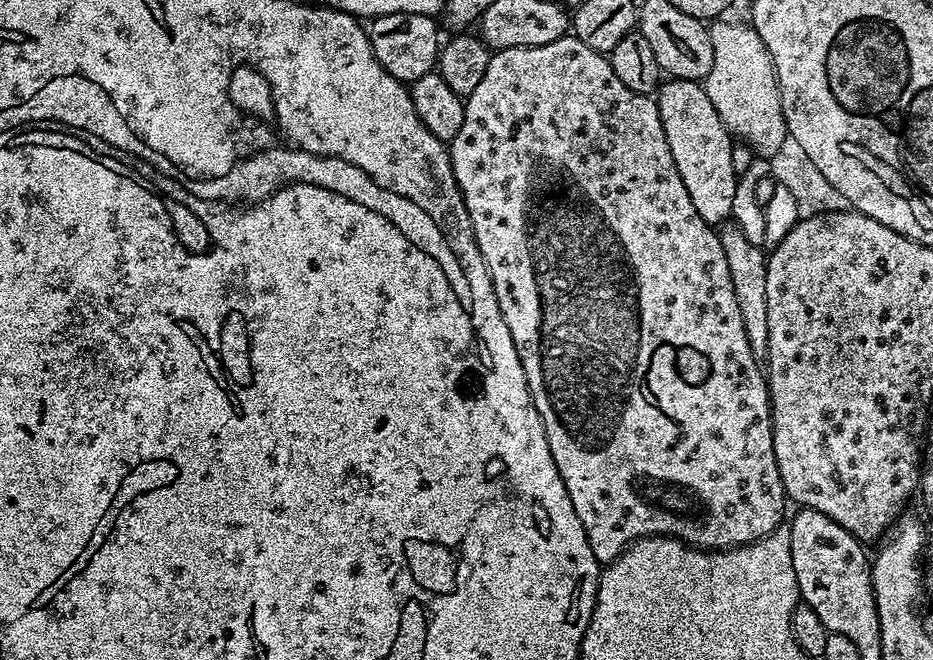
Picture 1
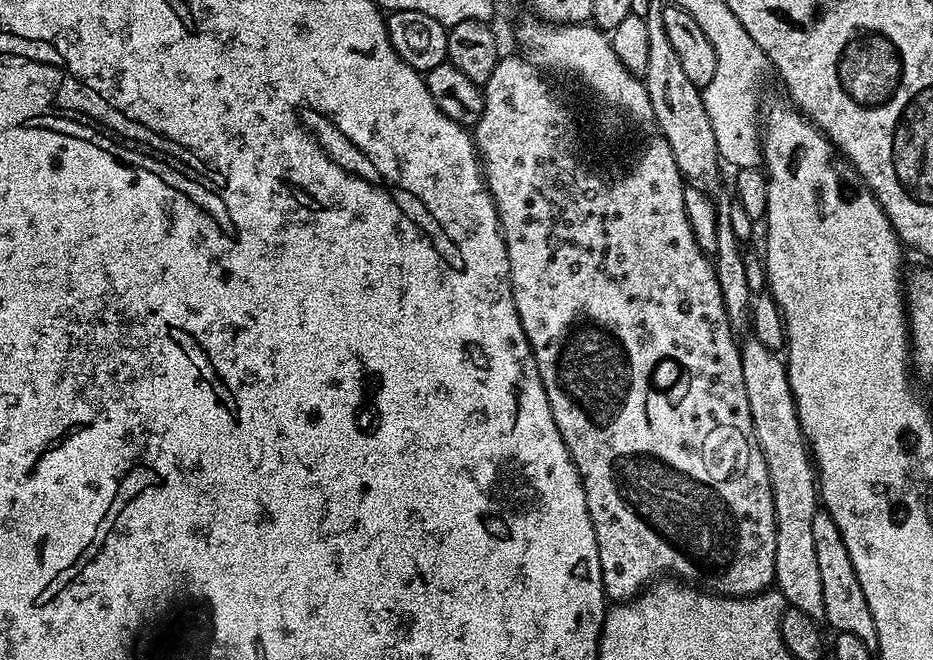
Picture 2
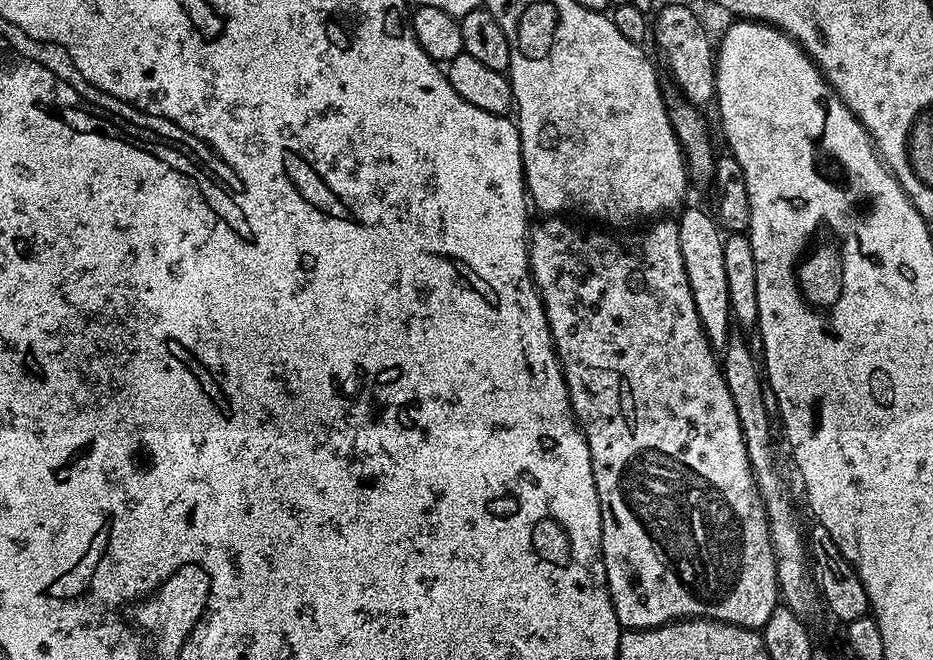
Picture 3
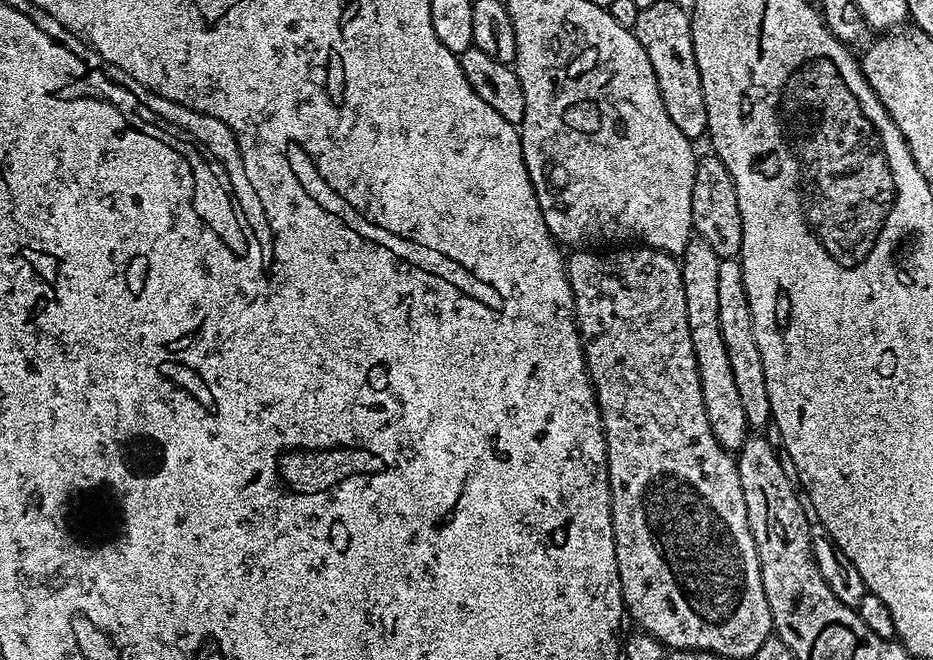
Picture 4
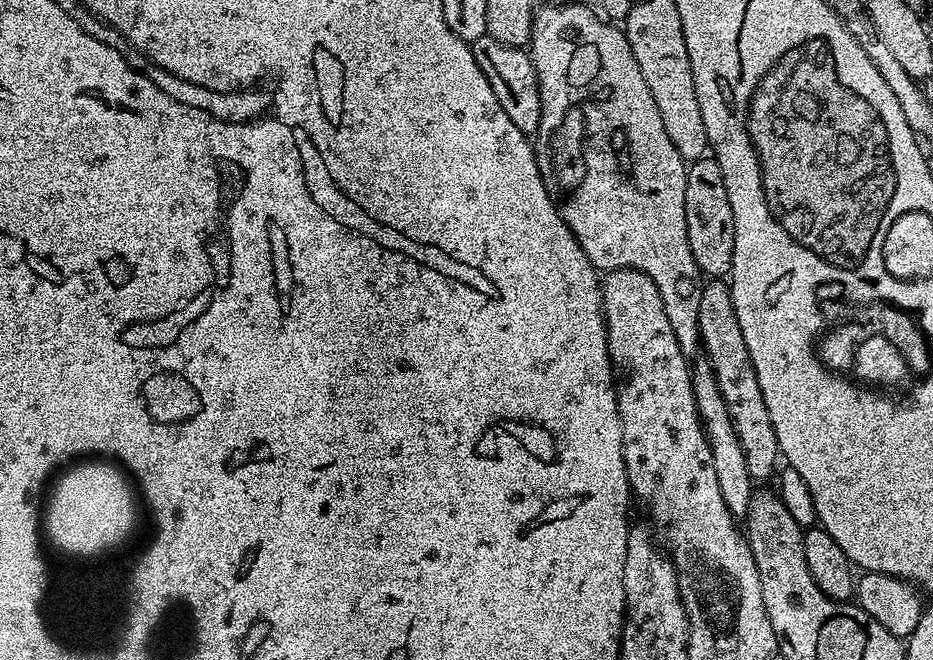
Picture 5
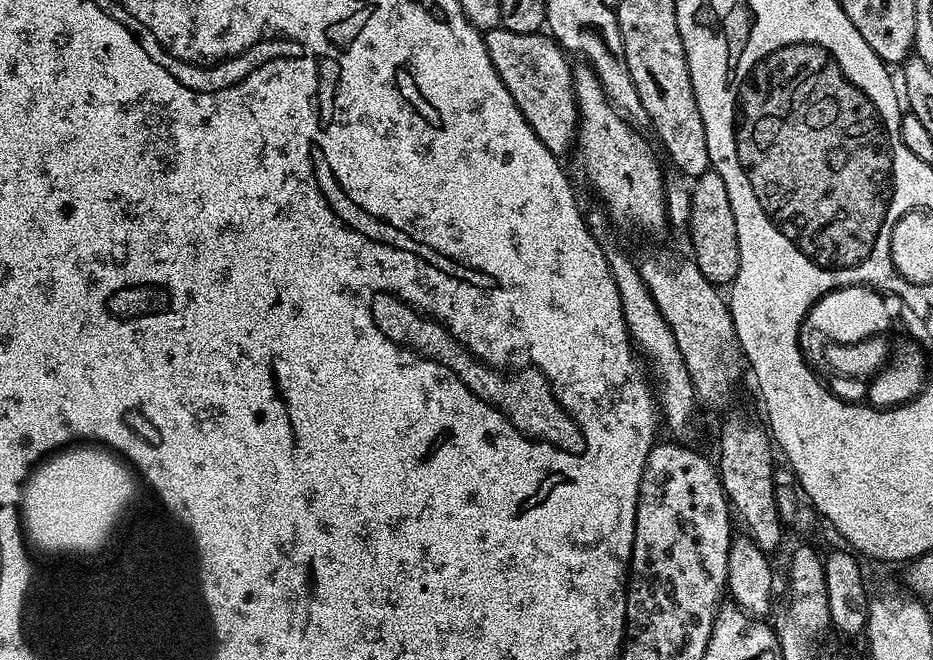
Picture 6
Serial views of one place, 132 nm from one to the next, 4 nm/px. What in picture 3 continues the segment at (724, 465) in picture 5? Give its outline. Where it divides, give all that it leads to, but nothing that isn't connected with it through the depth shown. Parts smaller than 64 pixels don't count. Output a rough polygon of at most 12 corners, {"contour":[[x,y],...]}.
{"contour":[[678,216],[690,294],[713,349],[728,344],[730,285],[715,217]]}

